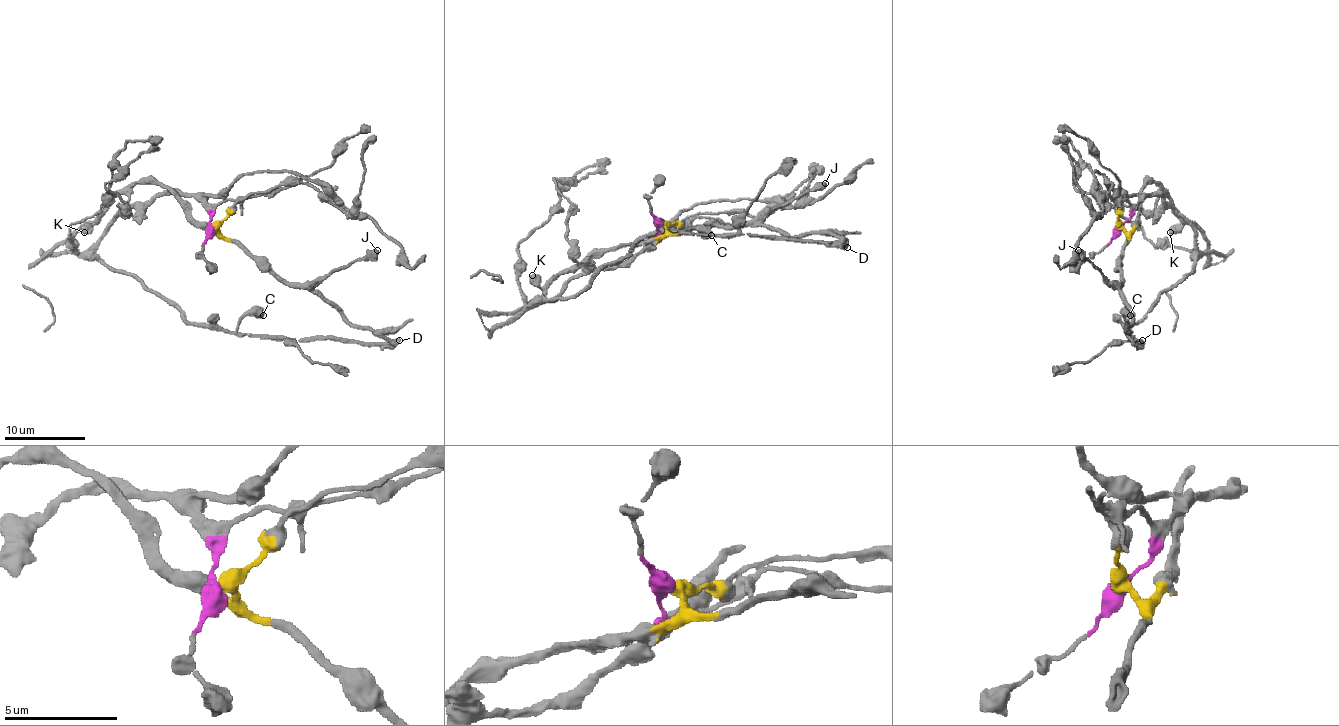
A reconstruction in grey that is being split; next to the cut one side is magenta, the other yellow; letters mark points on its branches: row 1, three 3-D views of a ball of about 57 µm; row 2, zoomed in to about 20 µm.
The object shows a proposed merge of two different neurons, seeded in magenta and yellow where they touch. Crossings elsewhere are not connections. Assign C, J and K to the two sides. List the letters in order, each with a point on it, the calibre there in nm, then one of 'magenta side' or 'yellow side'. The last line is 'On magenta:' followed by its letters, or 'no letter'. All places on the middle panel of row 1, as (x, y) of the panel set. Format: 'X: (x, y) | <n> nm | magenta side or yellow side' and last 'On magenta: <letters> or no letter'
C: (711, 235) | 700 nm | magenta side
J: (825, 183) | 600 nm | yellow side
K: (532, 275) | 650 nm | yellow side
On magenta: C

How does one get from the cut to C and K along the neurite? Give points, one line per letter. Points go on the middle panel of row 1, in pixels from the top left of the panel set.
C: (661, 223), (641, 250), (576, 274), (544, 300), (574, 296), (655, 234), (706, 230), (712, 236)
K: (661, 223), (665, 232), (655, 238), (606, 252), (590, 252), (542, 288), (532, 274)

